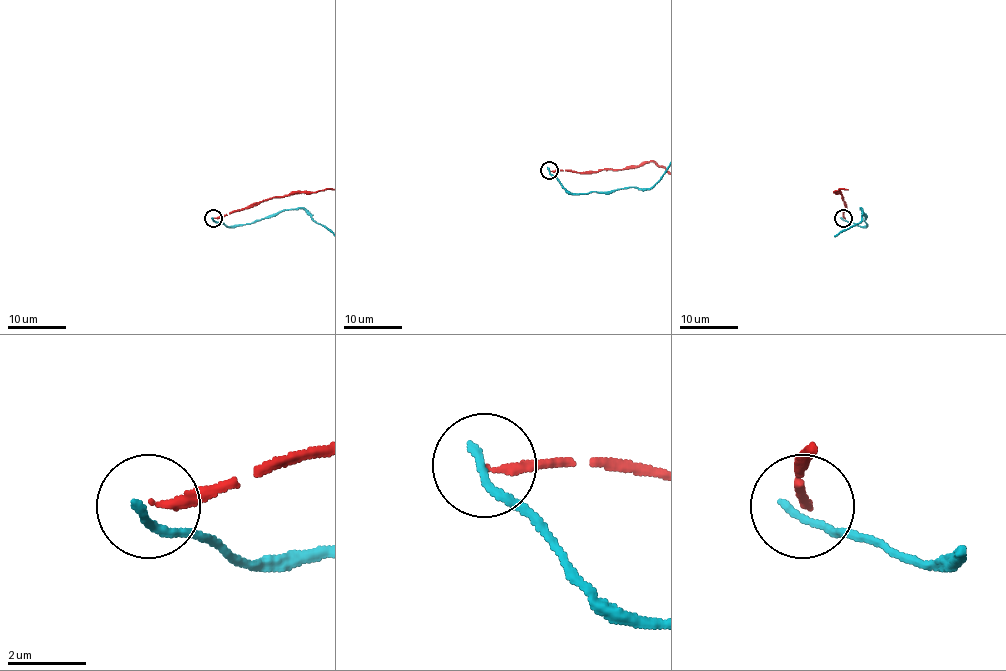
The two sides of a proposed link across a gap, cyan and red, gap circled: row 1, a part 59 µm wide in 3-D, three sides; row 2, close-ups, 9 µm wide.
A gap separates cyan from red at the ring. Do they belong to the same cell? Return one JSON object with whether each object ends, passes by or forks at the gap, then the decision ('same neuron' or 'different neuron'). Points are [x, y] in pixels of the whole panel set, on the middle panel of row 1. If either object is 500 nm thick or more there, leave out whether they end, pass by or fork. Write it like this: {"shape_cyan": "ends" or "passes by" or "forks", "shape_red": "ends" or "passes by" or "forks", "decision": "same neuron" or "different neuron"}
{"shape_cyan": "ends", "shape_red": "ends", "decision": "different neuron"}

